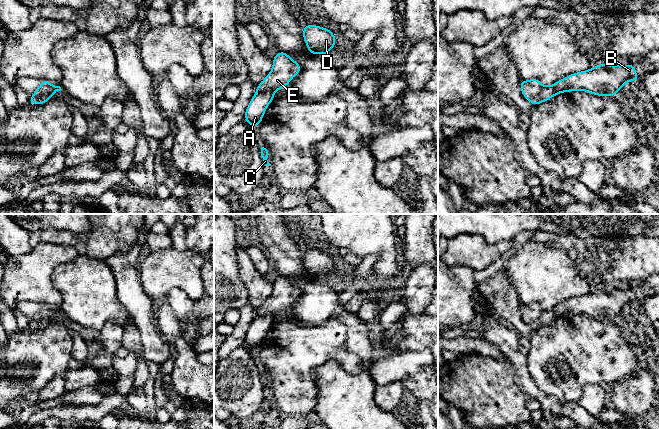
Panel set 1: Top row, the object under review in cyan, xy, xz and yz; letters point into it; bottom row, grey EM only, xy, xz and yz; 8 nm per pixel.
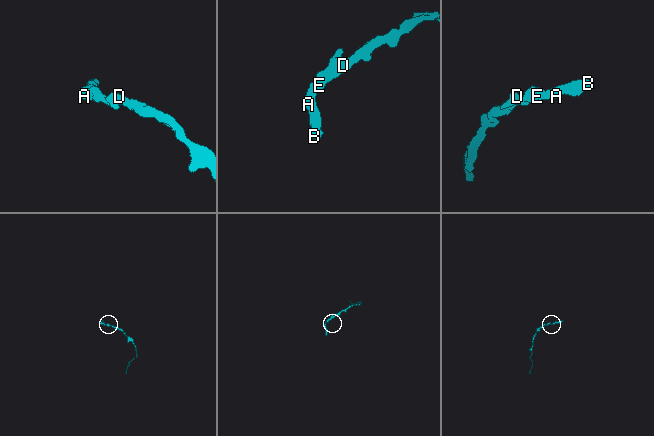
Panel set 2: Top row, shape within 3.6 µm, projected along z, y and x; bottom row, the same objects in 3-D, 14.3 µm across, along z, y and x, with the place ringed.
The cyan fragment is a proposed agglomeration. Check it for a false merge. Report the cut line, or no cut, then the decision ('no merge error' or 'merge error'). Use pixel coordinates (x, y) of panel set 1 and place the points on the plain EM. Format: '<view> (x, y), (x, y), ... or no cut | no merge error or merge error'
yz (543, 310), (541, 315), (529, 324) | merge error

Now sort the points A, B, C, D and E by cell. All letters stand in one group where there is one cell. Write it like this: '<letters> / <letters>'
A B C / D E

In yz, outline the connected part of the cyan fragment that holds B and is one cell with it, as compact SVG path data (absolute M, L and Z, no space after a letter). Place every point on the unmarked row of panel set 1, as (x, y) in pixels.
M633 287L626 290L599 288L592 293L569 299L551 310L543 310L539 319L530 326L536 330L559 317L577 314L613 321L627 305L639 305Z

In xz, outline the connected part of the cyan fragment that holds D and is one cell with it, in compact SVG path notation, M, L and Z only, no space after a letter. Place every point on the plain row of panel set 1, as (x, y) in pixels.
M306 249L303 253L303 262L311 278L329 278L336 268L334 258L326 252L317 249Z

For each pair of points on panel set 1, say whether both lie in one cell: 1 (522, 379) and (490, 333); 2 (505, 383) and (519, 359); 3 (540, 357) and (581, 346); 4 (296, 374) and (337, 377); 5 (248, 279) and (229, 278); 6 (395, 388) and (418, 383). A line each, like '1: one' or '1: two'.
1: one
2: two
3: one
4: two
5: two
6: two

